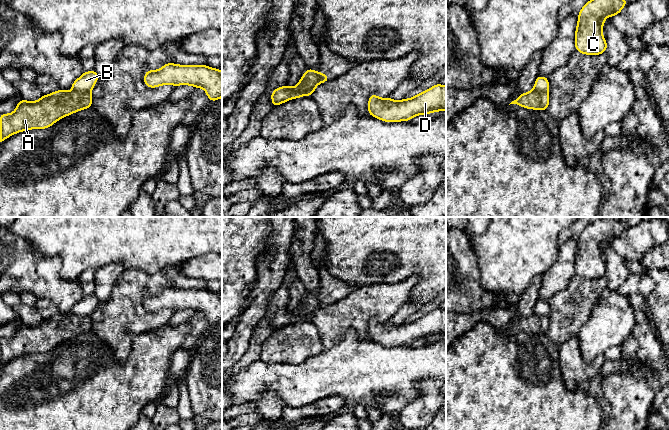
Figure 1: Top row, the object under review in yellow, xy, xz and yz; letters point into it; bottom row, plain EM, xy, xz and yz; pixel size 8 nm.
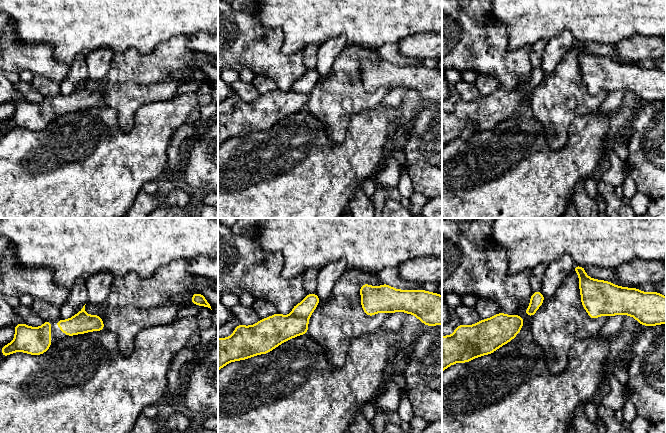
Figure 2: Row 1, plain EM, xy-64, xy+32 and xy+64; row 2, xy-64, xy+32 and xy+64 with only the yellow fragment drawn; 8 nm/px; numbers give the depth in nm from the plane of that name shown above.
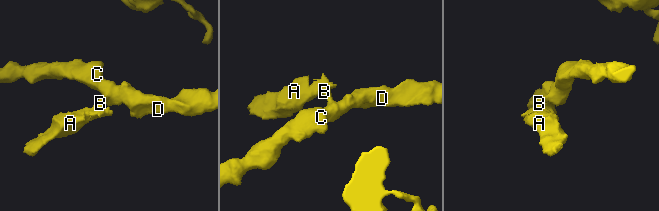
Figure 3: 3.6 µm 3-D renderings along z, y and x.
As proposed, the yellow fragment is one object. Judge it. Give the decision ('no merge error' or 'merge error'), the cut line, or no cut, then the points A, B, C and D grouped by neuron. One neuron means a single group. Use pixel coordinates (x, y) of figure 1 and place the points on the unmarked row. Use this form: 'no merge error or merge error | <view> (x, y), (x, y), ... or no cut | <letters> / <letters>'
merge error | xy (73, 313), (77, 315), (90, 315) | A / B C D

